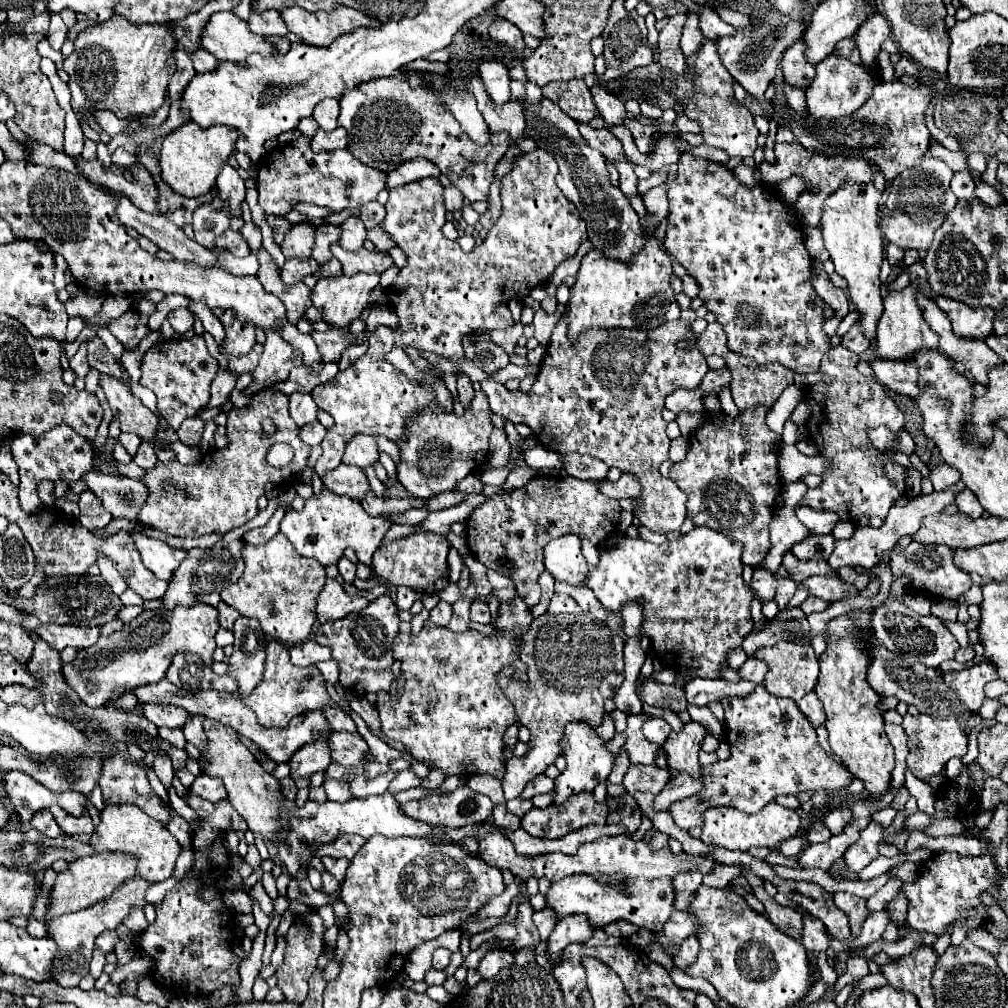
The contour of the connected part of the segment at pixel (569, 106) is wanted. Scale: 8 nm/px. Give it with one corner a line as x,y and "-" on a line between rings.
584,80
546,84
542,88
542,94
544,98
560,104
562,110
578,122
590,122
594,118
594,100

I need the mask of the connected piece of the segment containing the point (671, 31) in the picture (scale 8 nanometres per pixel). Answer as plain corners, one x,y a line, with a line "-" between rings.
676,14
670,22
660,30
658,46
660,46
660,64
674,74
682,74
686,70
686,60
680,50
680,34
686,22
686,14

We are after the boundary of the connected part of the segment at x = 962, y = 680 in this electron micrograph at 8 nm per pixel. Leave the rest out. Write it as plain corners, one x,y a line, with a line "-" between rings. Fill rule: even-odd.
982,662
958,672
946,672
944,682
956,690
960,702
964,702
972,712
978,712
984,696
984,684
996,678
996,668
992,662

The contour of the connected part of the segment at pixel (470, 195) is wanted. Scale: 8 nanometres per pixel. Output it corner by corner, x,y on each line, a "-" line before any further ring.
406,74
376,78
344,92
338,122
348,132
348,150
362,164
390,172
404,162
426,158
434,162
444,176
456,176
454,186
470,202
488,200
494,168
508,150
508,132
492,132
492,142
484,146
472,142
460,124
456,124
452,112
436,100
432,88
410,88

